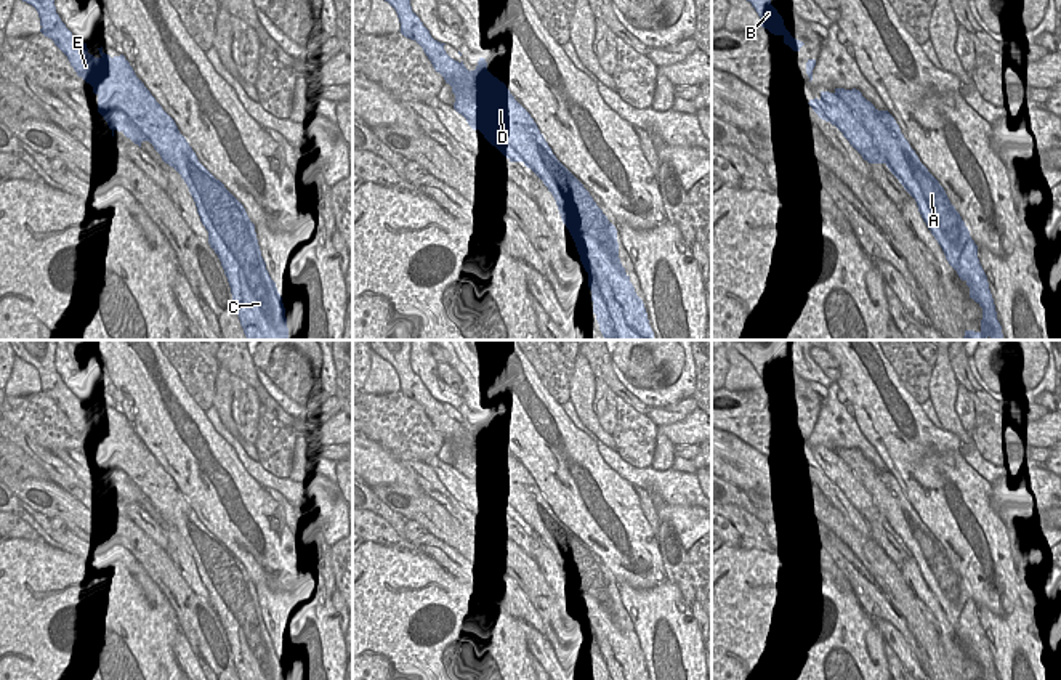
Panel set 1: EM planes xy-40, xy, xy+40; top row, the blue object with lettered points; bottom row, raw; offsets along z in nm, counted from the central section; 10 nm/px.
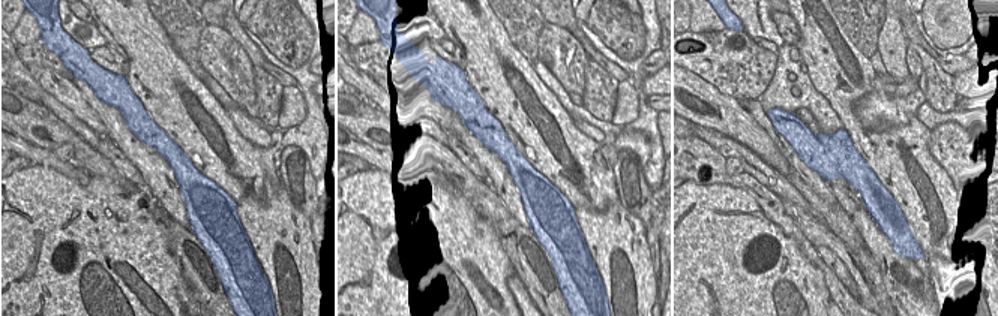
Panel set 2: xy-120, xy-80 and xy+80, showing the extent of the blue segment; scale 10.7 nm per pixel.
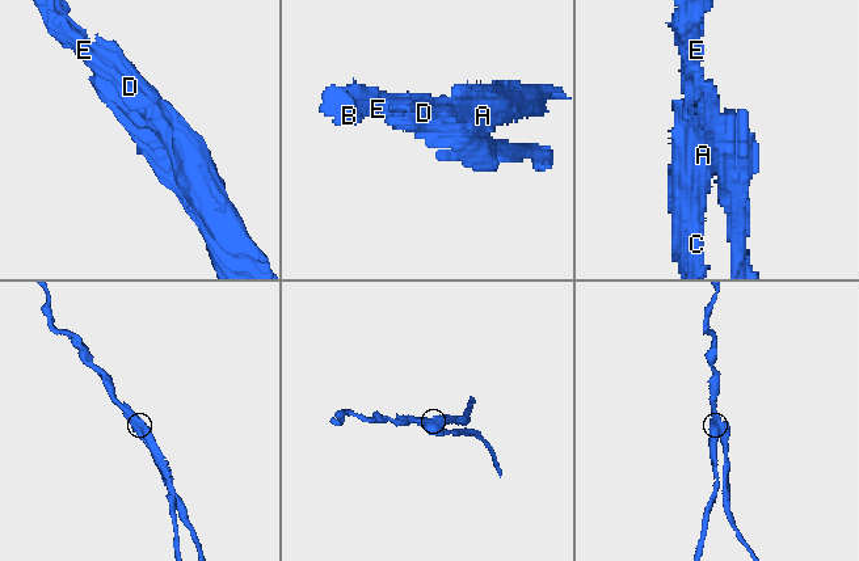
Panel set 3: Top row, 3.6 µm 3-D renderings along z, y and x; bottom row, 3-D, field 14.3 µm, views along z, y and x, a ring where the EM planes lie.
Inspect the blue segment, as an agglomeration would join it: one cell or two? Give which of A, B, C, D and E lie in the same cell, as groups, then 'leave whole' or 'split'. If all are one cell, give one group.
A C D / B E; split

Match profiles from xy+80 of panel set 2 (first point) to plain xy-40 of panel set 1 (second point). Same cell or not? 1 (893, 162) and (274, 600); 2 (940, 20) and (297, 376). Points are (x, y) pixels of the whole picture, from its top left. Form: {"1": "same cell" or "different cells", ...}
{"1": "different cells", "2": "different cells"}

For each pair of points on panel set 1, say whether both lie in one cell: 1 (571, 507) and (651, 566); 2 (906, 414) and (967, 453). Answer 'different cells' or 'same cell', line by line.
1: same cell
2: different cells

